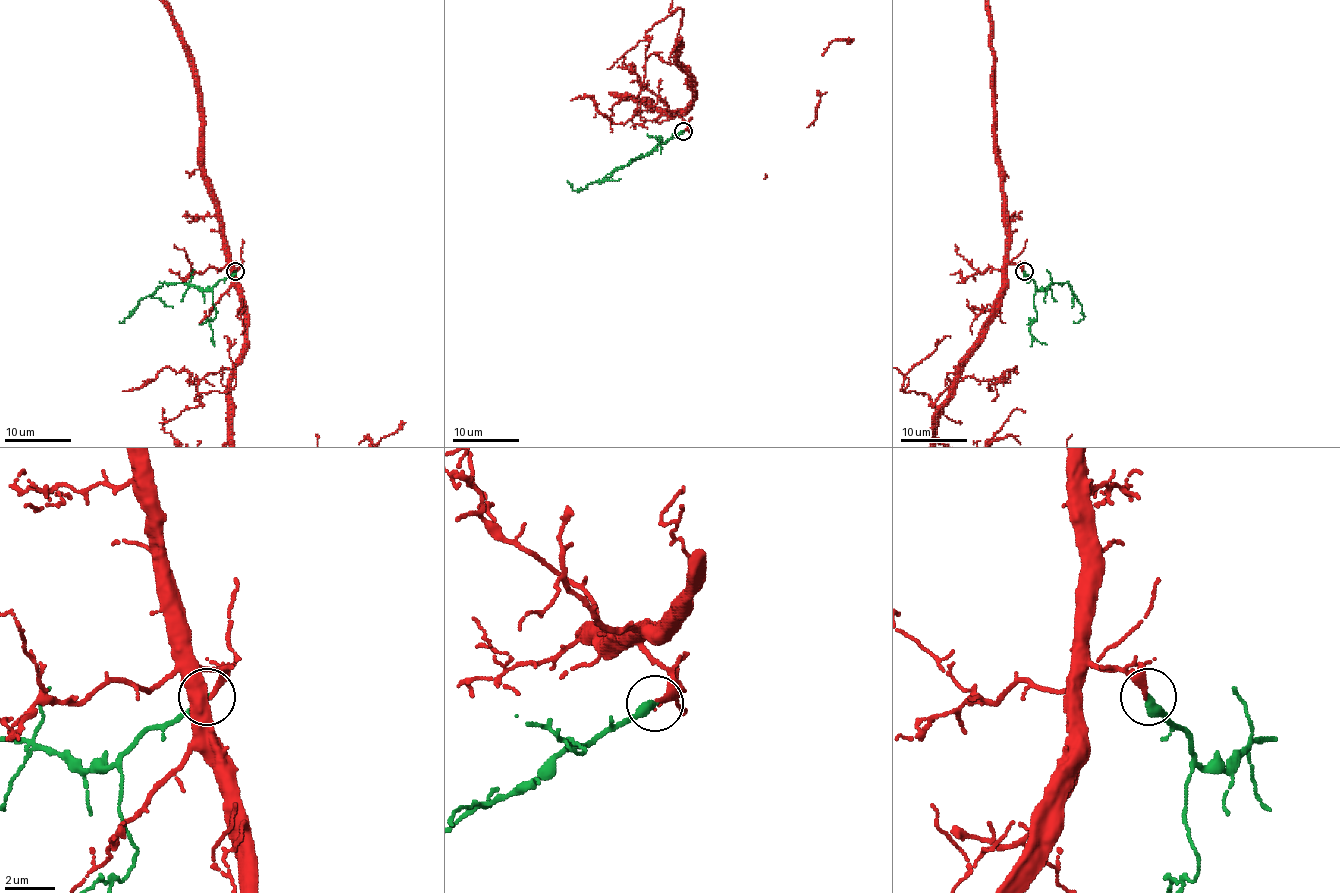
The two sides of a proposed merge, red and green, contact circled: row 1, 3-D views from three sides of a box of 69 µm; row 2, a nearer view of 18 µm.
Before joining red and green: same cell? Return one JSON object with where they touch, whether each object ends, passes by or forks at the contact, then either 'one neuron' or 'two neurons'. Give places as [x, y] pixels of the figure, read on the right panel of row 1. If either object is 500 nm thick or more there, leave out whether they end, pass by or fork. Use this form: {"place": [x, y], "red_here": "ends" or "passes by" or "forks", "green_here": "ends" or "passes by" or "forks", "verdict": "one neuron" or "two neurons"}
{"place": [1024, 271], "red_here": "ends", "green_here": "ends", "verdict": "one neuron"}

